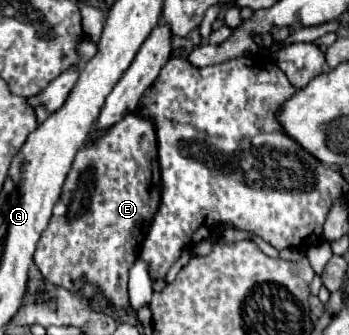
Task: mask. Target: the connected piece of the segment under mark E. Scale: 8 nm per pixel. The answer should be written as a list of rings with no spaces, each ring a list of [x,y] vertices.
[[[142,114],[124,116],[92,148],[86,140],[34,252],[34,264],[42,276],[56,286],[86,296],[92,296],[90,284],[94,284],[114,308],[128,306],[128,268],[136,262],[158,210],[160,184],[156,128]]]

